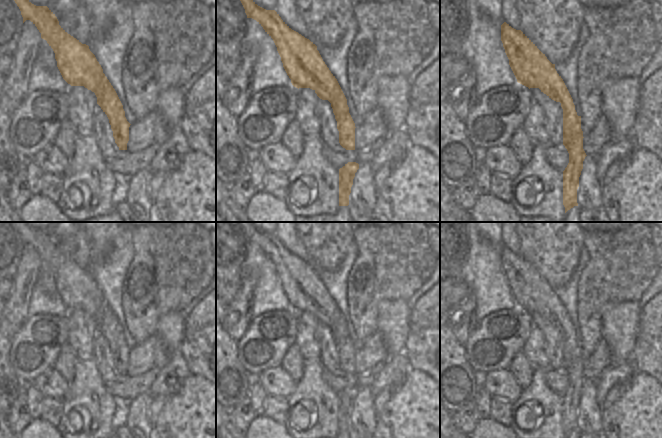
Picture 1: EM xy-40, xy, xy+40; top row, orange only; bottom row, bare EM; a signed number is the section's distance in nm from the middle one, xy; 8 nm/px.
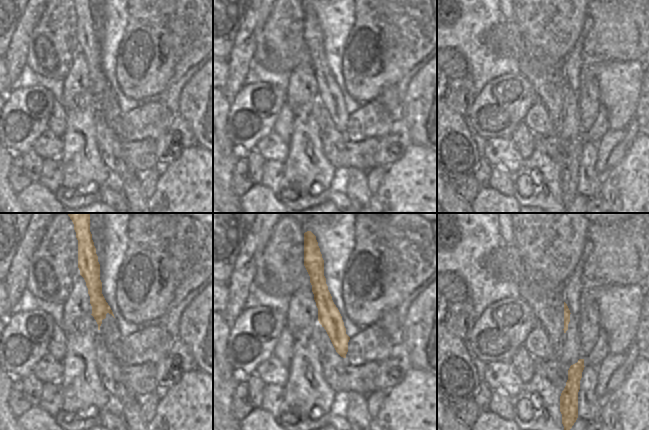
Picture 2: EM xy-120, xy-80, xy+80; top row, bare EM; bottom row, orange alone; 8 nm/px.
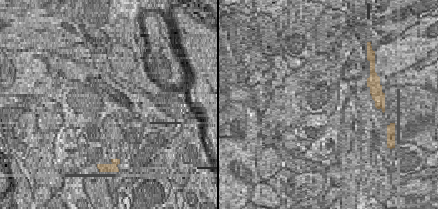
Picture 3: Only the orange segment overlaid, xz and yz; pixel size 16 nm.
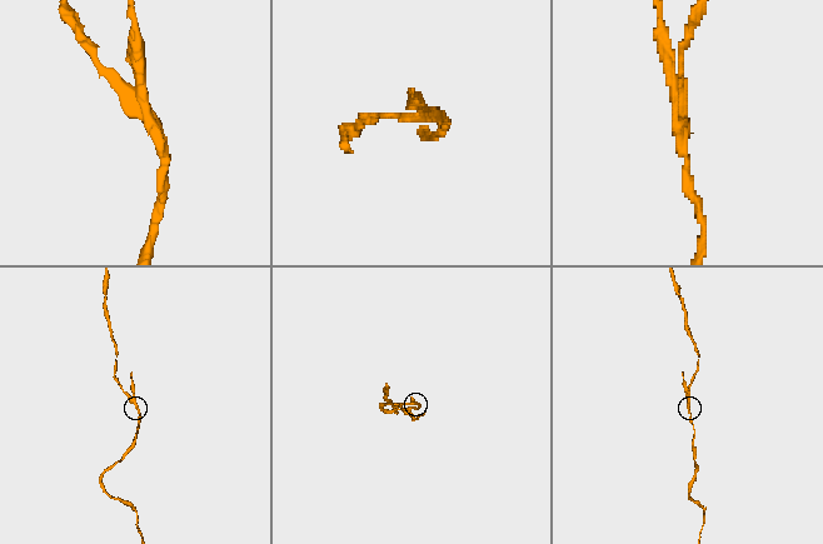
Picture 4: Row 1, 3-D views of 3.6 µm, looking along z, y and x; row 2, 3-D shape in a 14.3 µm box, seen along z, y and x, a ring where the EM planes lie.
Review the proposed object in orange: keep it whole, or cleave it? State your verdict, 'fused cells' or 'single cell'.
fused cells

